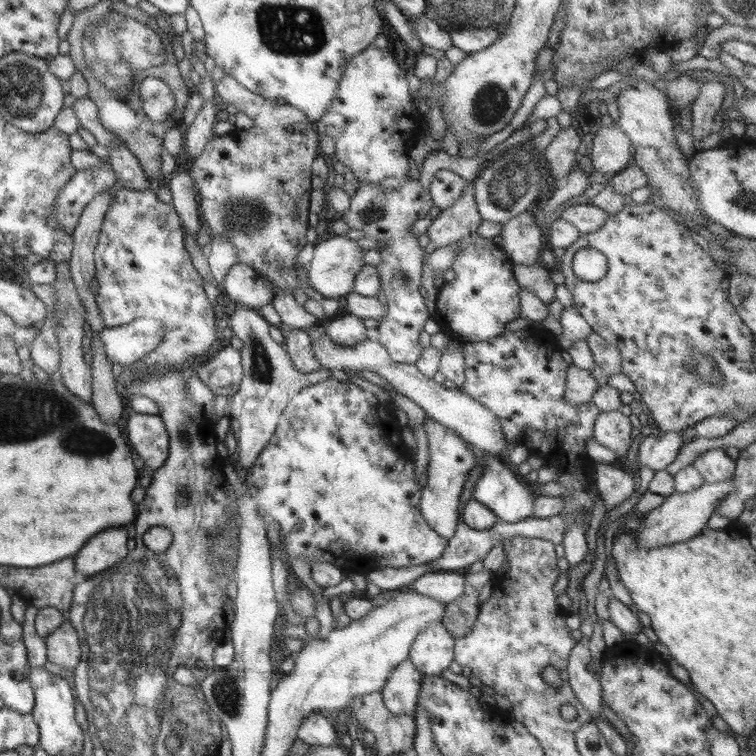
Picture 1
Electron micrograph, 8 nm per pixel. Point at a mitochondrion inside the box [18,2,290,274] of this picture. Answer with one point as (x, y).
(124, 49)

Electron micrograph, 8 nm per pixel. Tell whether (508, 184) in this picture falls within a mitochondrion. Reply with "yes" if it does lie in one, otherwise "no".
yes

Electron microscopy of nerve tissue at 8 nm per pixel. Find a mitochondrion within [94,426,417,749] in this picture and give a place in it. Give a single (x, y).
(227, 697)

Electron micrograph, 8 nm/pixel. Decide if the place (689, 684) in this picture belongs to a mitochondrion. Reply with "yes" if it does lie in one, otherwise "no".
no

